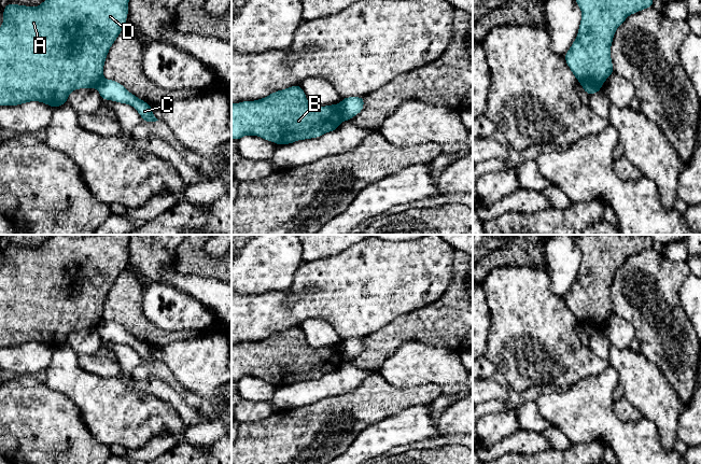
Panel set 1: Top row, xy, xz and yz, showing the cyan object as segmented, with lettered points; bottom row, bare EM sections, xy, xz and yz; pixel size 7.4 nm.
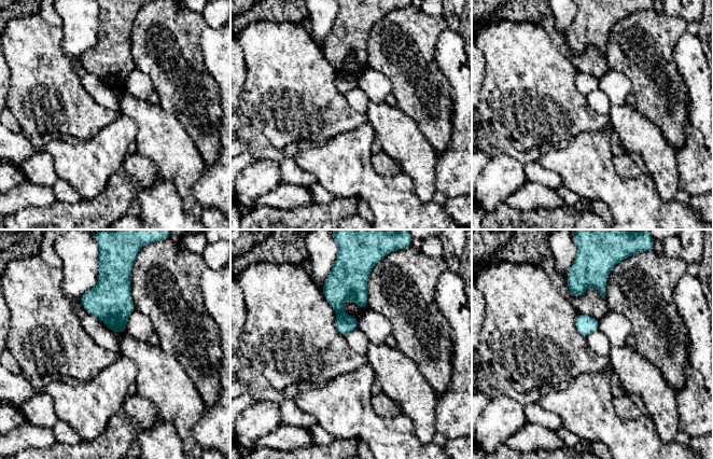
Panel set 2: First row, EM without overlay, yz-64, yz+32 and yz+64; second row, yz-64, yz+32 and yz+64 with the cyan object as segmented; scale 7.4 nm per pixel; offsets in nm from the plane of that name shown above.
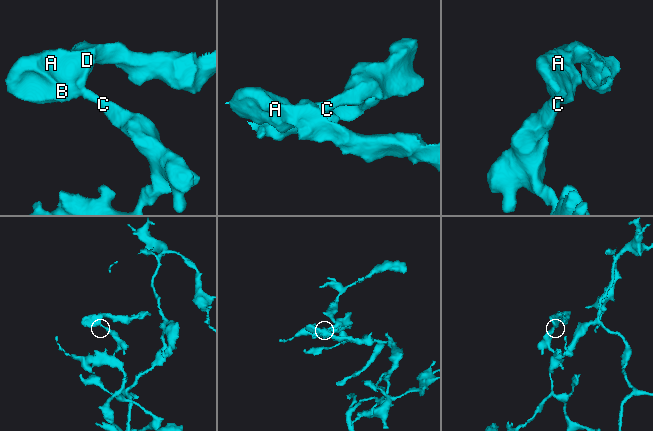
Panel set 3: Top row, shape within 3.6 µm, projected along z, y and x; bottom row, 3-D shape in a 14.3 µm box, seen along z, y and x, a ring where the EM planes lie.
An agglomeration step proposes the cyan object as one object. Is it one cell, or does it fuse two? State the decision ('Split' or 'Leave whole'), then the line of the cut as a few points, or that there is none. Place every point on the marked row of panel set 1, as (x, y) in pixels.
Split. Split along yz (580, 82), (592, 83), (599, 90)

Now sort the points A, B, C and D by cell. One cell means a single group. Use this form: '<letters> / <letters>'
A B D / C

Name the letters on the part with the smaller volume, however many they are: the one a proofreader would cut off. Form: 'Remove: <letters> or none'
Remove: A, B, D

